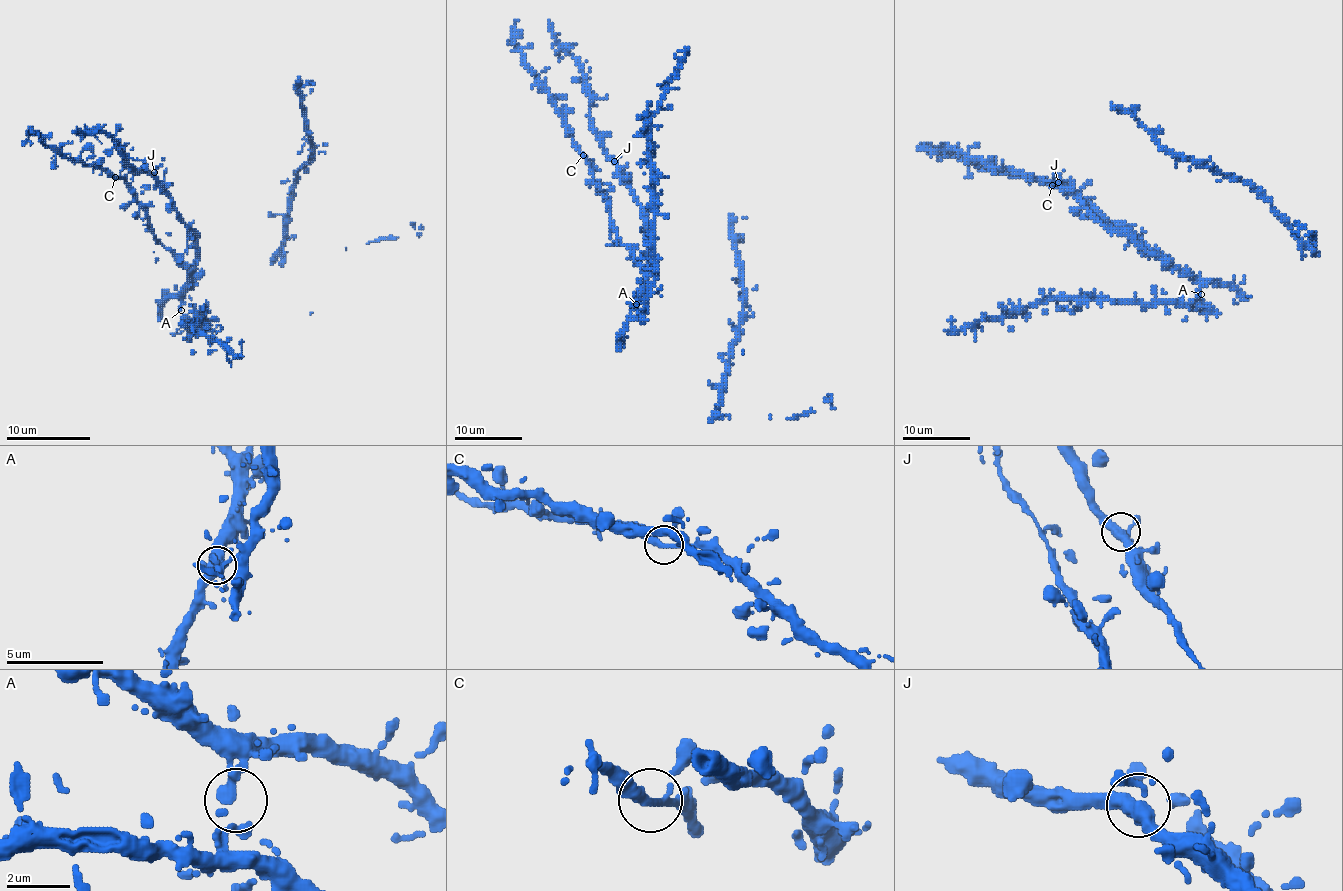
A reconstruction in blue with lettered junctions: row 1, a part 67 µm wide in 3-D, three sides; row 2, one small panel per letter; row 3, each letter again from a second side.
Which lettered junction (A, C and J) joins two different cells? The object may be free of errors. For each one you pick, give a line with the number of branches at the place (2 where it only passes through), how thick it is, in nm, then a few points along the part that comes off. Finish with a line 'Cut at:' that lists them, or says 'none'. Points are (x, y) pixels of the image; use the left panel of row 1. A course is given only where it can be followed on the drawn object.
Cut at: none

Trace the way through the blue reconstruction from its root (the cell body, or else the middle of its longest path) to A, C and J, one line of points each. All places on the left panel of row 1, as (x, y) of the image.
A: (172, 298), (183, 302), (181, 310)
C: (172, 298), (187, 285), (189, 273), (156, 239), (147, 212), (137, 202), (135, 191), (116, 177)
J: (172, 298), (187, 285), (189, 273), (195, 266), (195, 241), (174, 202), (154, 172)

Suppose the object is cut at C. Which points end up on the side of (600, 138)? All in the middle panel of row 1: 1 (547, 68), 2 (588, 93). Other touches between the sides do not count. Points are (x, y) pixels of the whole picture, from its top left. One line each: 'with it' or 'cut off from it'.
1: cut off from it
2: with it

